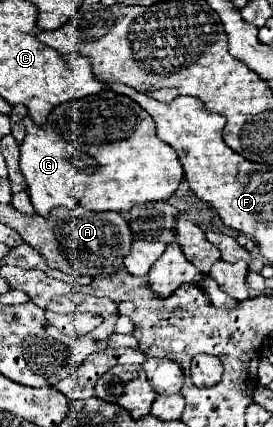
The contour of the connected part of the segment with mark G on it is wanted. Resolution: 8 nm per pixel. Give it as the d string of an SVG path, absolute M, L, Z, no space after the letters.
M103 88L99 94L85 96L59 104L47 116L43 126L33 124L31 118L23 120L27 136L21 142L19 168L27 180L27 194L37 214L47 216L51 208L83 206L87 210L113 210L127 212L135 204L167 200L183 180L183 168L177 152L157 138L153 118L131 98Z

